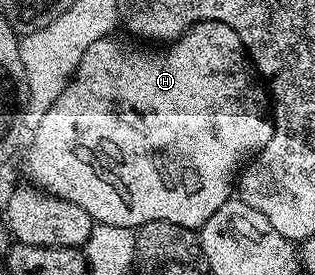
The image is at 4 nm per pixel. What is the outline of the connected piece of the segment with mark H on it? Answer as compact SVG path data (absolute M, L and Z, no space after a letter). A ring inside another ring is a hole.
M195 22L188 29L187 34L175 39L171 44L165 45L155 54L152 50L147 50L147 45L137 44L127 37L116 38L109 36L90 44L86 48L86 56L82 56L80 65L76 69L76 75L70 79L67 88L54 100L50 112L42 116L36 130L31 131L30 141L27 143L24 154L24 170L28 173L27 181L45 190L48 194L58 196L62 200L70 200L78 204L90 215L93 223L114 224L115 226L131 226L133 228L142 224L150 224L150 220L170 220L170 224L182 224L182 228L190 228L199 231L201 226L222 208L233 197L234 187L238 182L237 171L242 164L256 157L272 135L272 120L270 113L270 95L262 85L255 69L250 68L250 59L244 49L242 40L230 24L221 22Z

